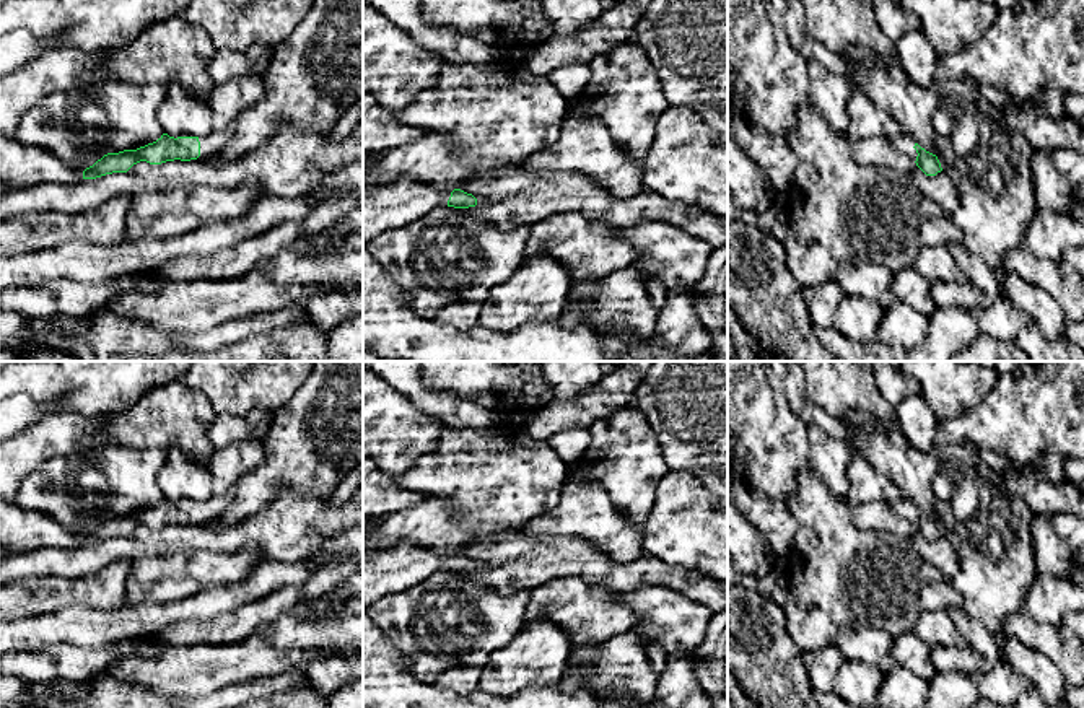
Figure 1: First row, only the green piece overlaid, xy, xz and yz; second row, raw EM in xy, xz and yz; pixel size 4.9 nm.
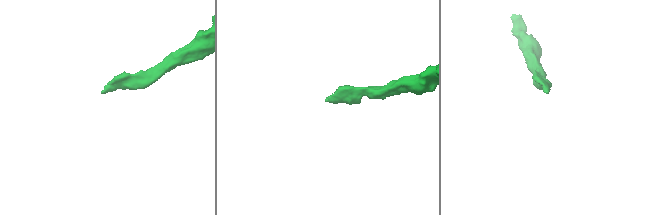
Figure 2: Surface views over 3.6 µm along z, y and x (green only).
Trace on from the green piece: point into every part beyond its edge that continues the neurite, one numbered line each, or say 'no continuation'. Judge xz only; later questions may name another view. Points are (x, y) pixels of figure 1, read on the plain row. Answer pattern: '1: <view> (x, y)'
1: xz (391, 570)

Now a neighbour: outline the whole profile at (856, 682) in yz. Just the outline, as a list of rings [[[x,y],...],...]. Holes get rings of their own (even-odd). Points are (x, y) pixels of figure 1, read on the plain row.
[[[843,661],[833,679],[832,690],[845,701],[858,706],[877,705],[884,672],[859,661]]]

